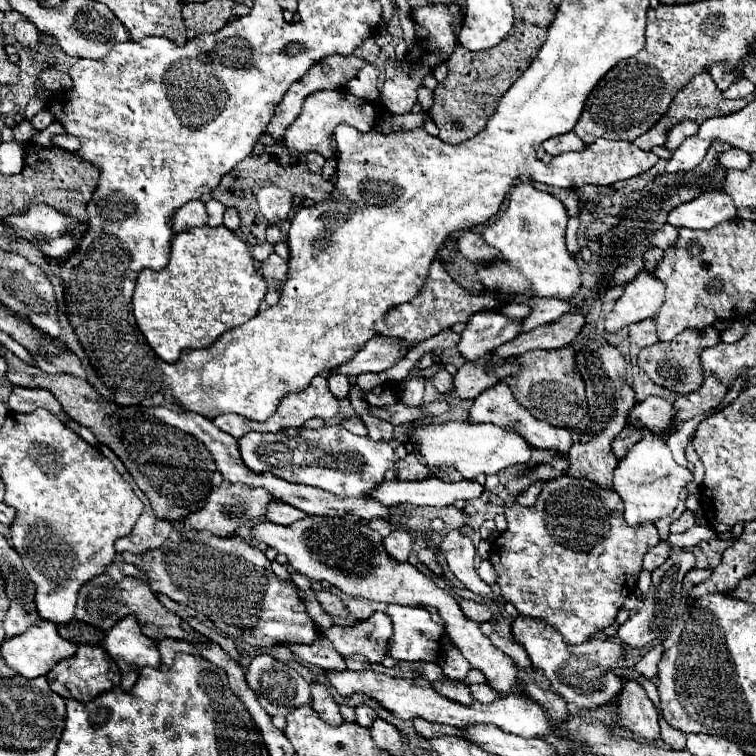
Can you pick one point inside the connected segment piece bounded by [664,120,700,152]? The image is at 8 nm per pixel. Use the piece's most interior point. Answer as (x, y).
(686, 128)

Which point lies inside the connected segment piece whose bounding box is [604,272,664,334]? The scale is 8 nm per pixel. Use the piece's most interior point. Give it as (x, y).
(641, 298)

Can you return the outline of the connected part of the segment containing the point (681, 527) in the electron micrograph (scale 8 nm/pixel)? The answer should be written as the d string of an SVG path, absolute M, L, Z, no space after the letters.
M684 512L684 514L682 514L682 518L680 518L676 524L670 524L670 532L674 532L674 534L680 534L680 532L684 532L684 530L692 528L694 524L696 524L696 522L694 522L692 514Z

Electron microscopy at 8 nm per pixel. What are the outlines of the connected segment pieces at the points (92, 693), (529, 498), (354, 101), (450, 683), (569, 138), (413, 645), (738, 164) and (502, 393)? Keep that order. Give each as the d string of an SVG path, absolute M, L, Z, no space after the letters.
M80 644L74 658L58 662L46 674L46 678L56 694L60 694L62 698L76 698L78 702L90 702L102 692L120 686L120 670L116 662L100 646L90 646L90 644Z
M538 481L534 482L533 485L529 487L529 489L523 494L519 495L516 498L516 503L522 506L532 506L535 504L538 495L541 492L543 482Z
M344 88L324 90L324 92L318 92L318 94L312 94L310 98L306 98L300 118L294 120L292 126L288 126L282 144L292 152L318 152L318 154L326 154L326 156L334 158L330 138L338 124L350 124L360 132L370 132L374 126L374 120L376 120L374 104L370 104L362 98L356 98L354 94L350 94Z
M442 678L442 680L432 682L432 688L434 688L440 696L444 696L444 698L448 698L448 700L452 700L452 702L458 702L458 704L470 706L470 704L474 702L472 696L470 696L468 686L466 686L464 682L450 680L450 678Z
M568 132L568 134L560 134L560 136L554 136L550 140L546 140L542 144L542 148L550 154L550 156L558 156L558 154L564 154L564 152L580 152L586 148L586 144L580 142L580 138L574 134L574 132Z
M390 604L386 612L394 624L390 654L396 660L432 660L436 656L434 636L442 636L444 628L430 618L428 610Z
M730 148L730 150L720 154L718 162L726 170L744 170L746 166L750 166L750 154L742 152L738 148Z
M496 384L490 390L484 390L482 394L478 394L478 398L474 400L472 408L470 408L470 422L492 422L492 424L500 424L506 430L516 430L522 438L526 438L526 442L530 442L532 448L552 448L558 452L566 452L570 448L570 432L566 428L556 428L548 422L536 420L526 408L522 408L516 398L512 396L510 388L506 384Z

